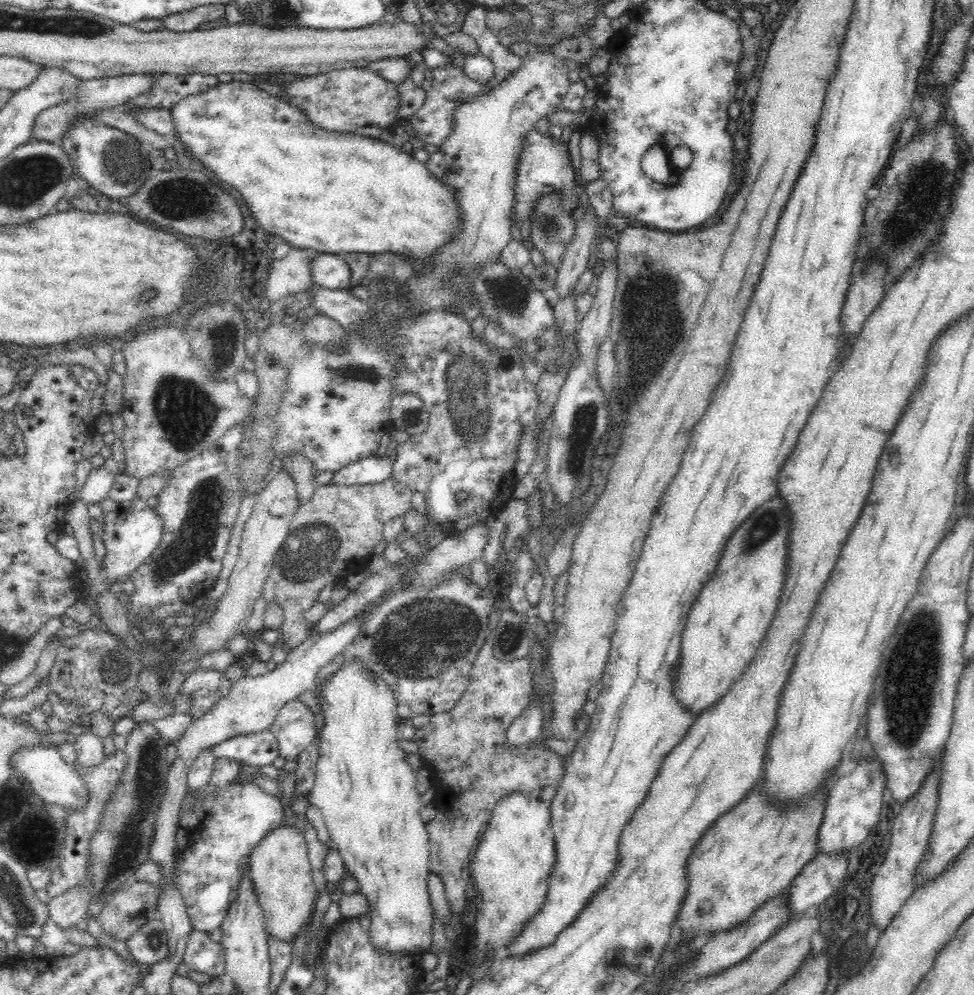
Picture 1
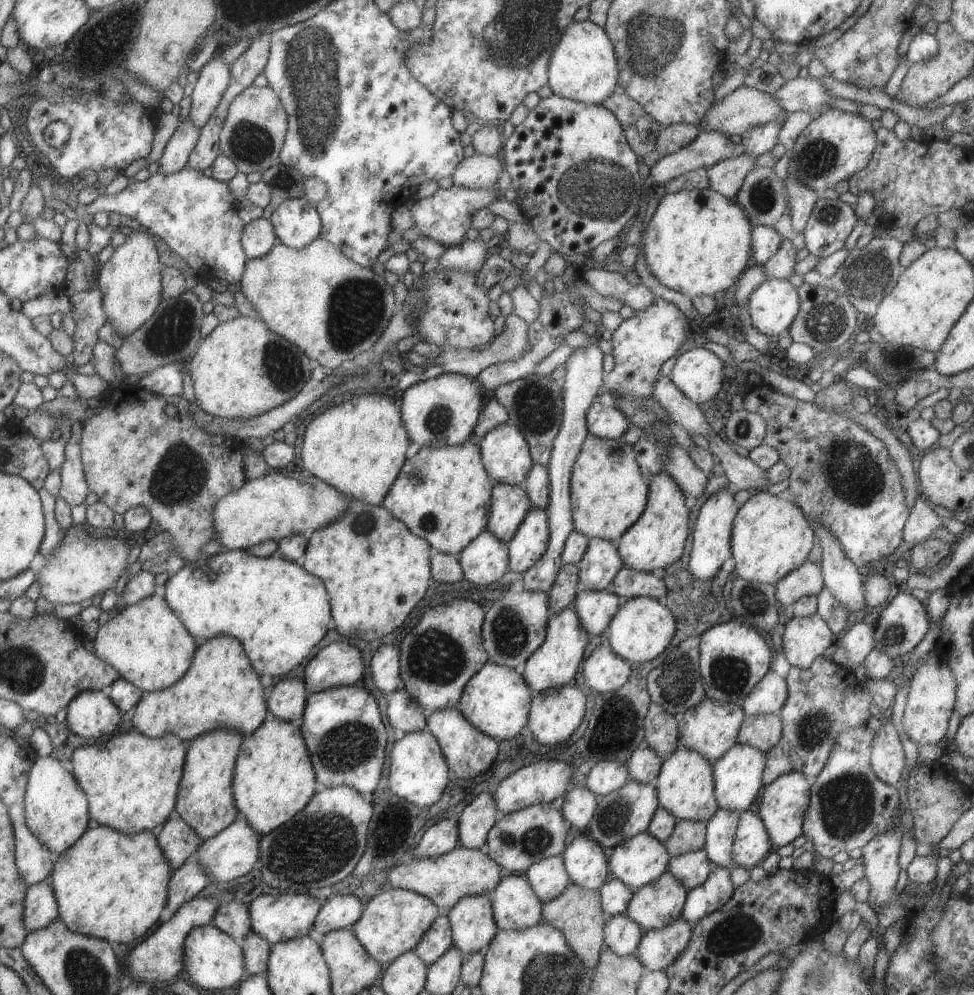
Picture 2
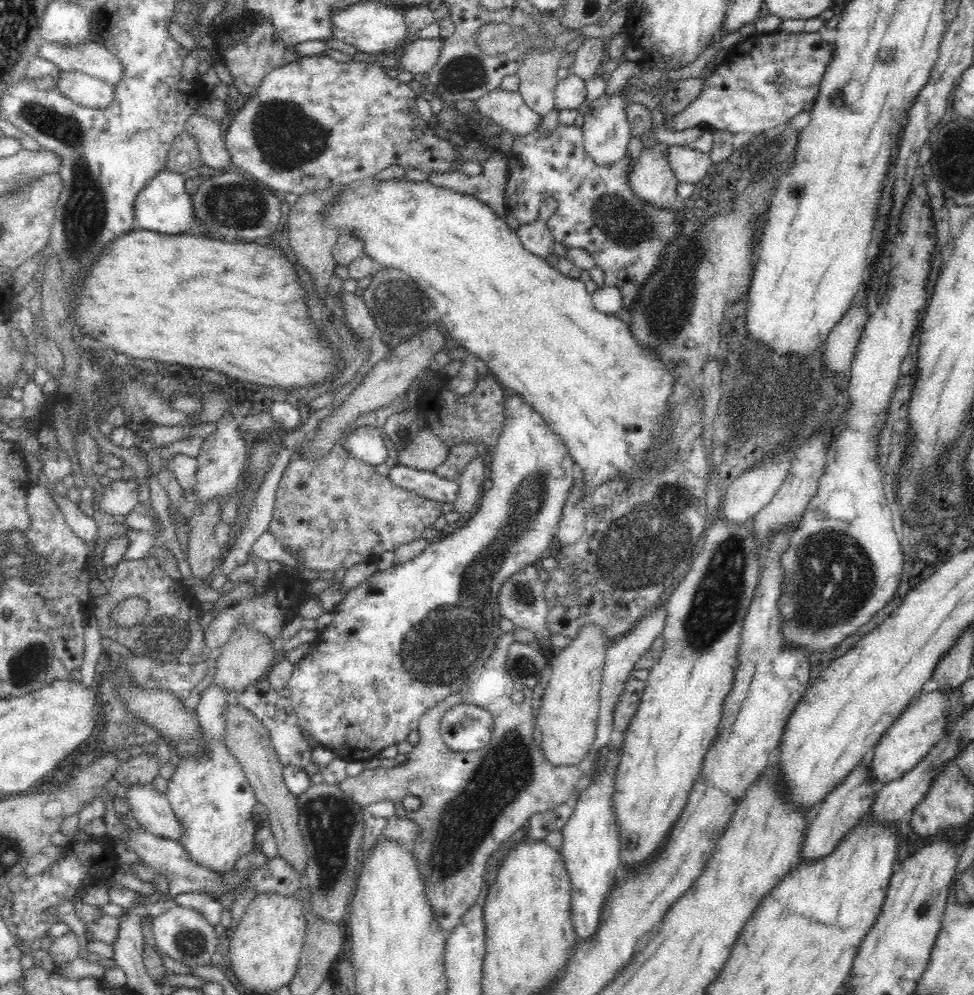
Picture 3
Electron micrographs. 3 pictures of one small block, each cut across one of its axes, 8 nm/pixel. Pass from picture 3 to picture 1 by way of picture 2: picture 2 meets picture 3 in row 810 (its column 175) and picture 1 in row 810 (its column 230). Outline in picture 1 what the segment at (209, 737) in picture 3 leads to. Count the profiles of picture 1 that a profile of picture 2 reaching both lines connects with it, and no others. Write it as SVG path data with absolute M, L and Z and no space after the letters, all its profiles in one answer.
M217 758L213 766L212 780L201 791L191 793L202 800L201 806L186 813L179 822L181 831L176 836L175 857L178 862L178 882L180 893L186 905L186 912L191 920L192 929L211 933L219 928L226 916L230 904L236 898L236 886L240 880L240 866L249 864L250 852L270 830L278 828L283 822L284 813L281 800L272 794L267 794L252 782L232 785L230 782L240 774L243 763L232 759Z

